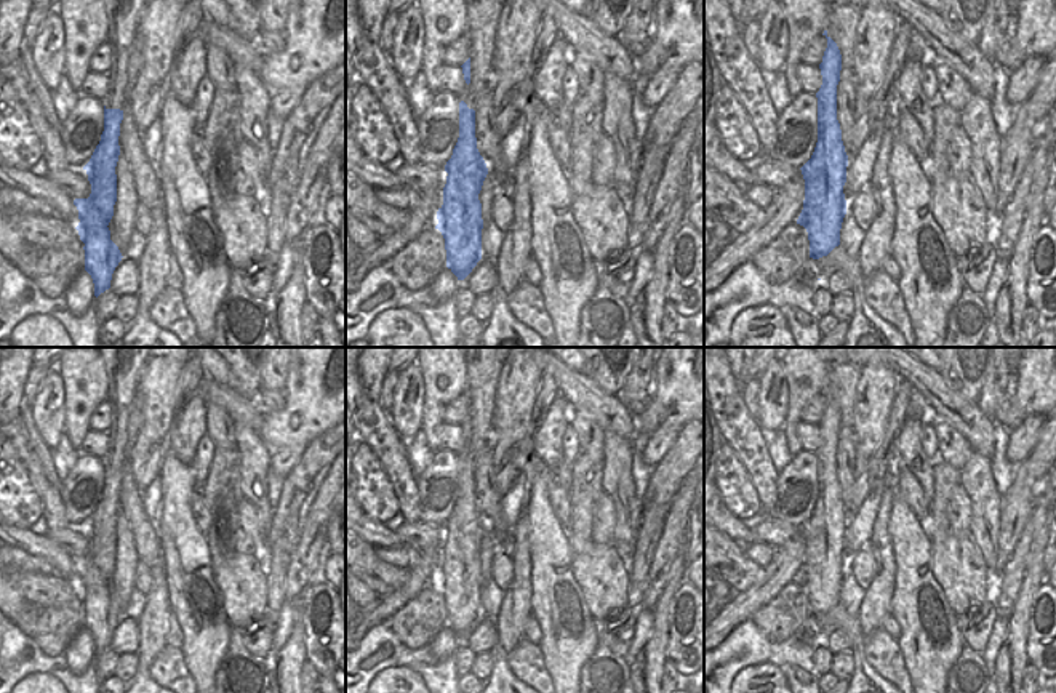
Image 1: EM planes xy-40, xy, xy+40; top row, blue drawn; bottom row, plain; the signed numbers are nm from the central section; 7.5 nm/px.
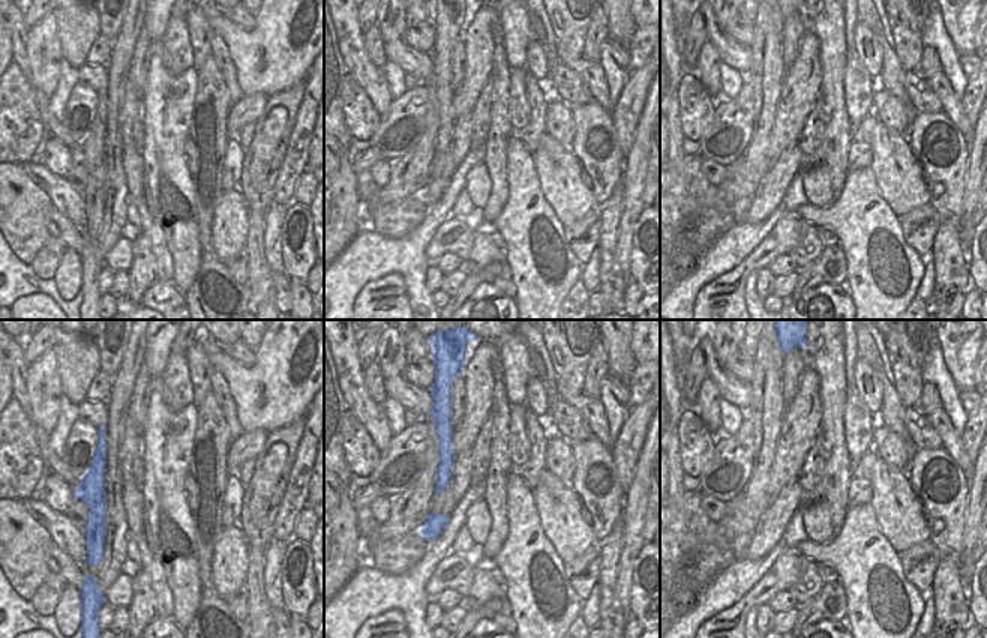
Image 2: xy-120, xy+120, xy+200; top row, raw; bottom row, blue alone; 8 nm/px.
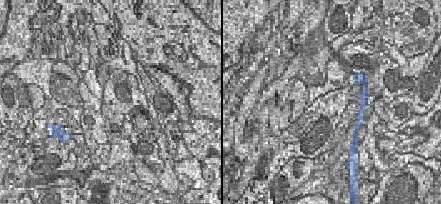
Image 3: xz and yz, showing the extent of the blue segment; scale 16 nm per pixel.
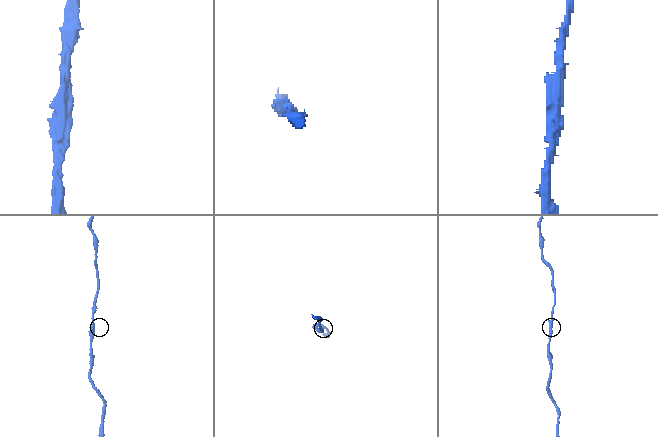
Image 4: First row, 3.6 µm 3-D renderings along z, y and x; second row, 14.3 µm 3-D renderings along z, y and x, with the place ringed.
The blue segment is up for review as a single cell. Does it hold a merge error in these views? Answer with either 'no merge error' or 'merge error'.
no merge error

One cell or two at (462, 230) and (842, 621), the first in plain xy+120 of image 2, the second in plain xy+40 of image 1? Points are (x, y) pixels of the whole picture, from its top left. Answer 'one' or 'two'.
one

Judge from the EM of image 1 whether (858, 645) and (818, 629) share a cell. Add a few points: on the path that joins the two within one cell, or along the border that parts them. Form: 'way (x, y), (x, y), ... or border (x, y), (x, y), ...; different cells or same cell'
way (853, 634), (844, 624), (829, 624); same cell

